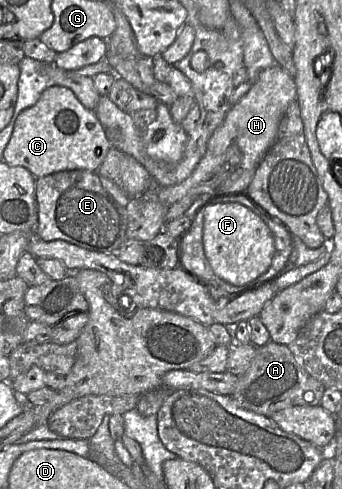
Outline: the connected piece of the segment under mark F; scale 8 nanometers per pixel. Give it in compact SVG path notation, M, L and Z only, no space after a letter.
M217 202L203 211L202 245L214 274L222 280L244 286L270 267L275 246L273 235L263 219L249 207L236 202Z

